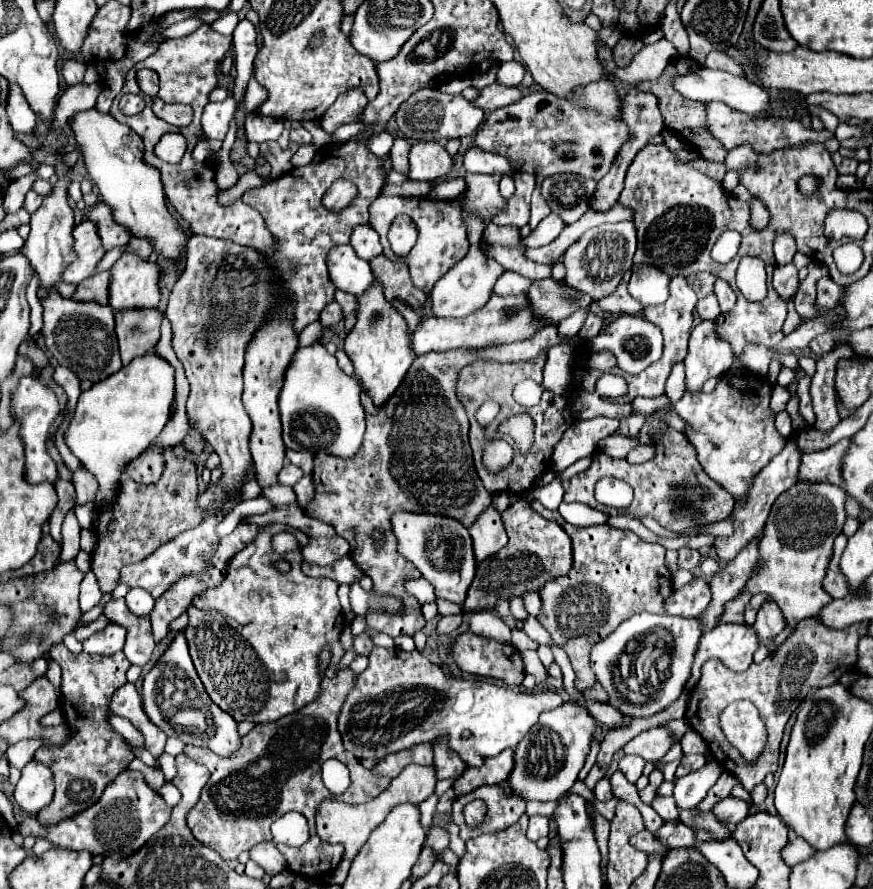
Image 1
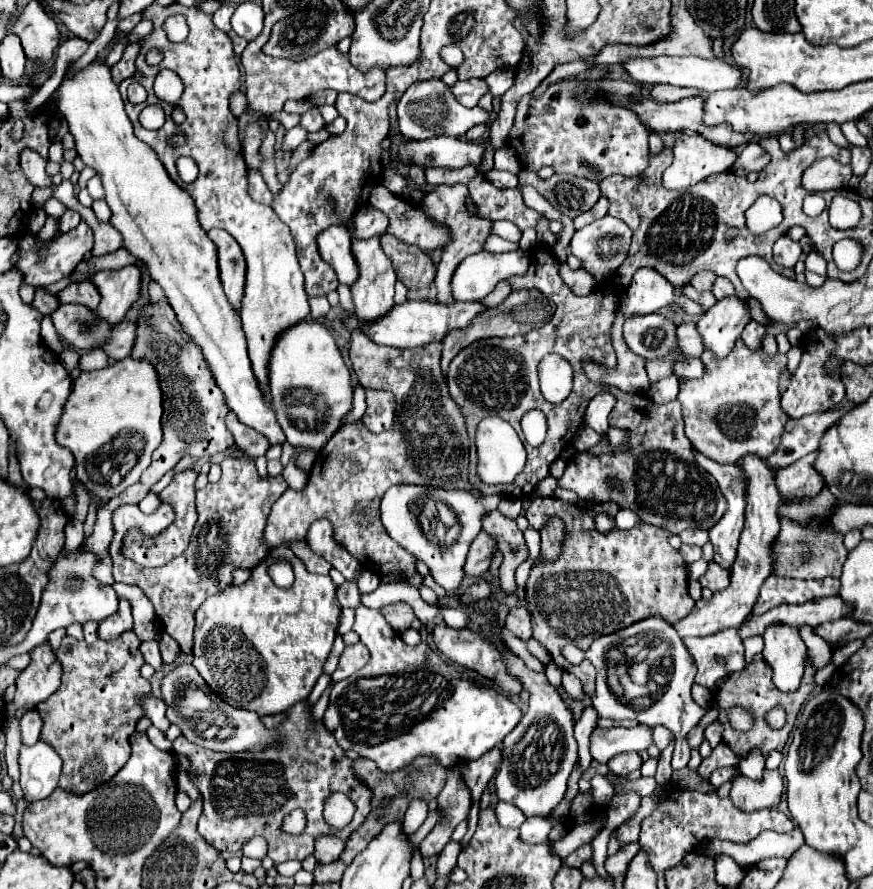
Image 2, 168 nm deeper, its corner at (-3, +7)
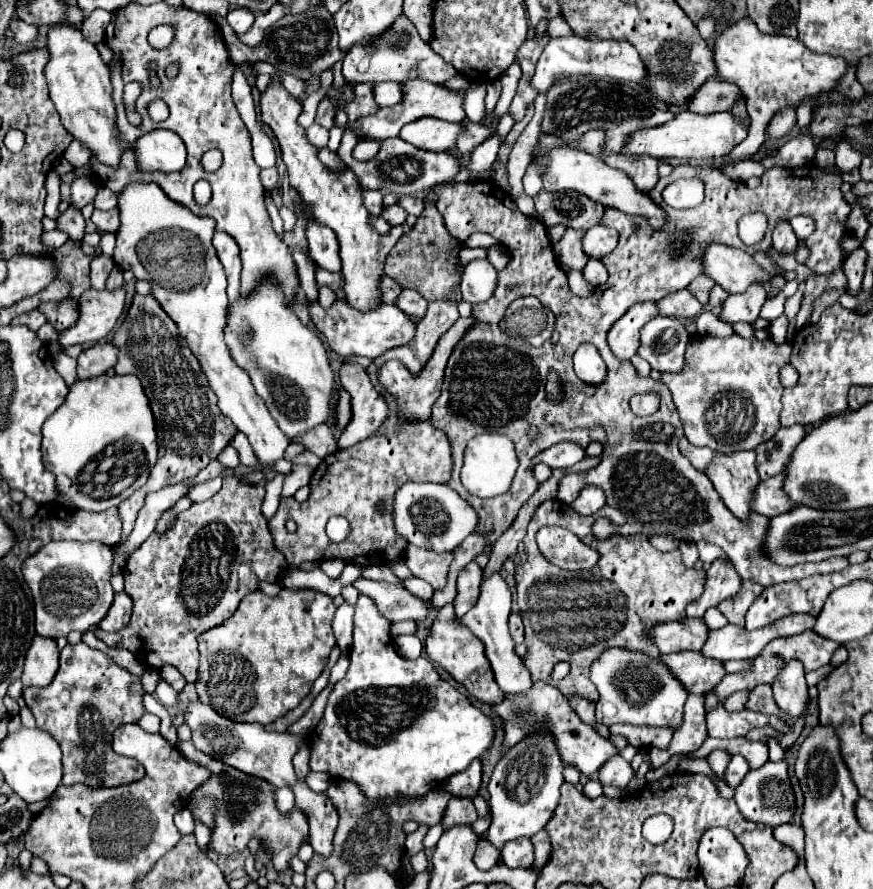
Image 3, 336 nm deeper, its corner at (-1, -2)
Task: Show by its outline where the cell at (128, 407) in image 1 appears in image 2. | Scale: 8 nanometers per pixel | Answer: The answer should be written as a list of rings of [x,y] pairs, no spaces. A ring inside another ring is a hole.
[[[125,358],[109,364],[103,370],[81,372],[73,382],[71,394],[65,402],[65,410],[57,422],[55,438],[59,446],[65,446],[75,456],[75,474],[81,484],[91,490],[97,498],[115,498],[131,484],[141,478],[141,472],[151,464],[153,450],[161,444],[161,388],[157,382],[157,372],[147,360]]]

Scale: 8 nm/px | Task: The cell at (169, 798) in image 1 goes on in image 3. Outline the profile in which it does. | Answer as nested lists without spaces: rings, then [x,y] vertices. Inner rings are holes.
[[[185,807],[185,809],[181,809],[181,811],[175,813],[175,825],[181,831],[181,835],[193,833],[193,815],[191,815],[189,807]]]

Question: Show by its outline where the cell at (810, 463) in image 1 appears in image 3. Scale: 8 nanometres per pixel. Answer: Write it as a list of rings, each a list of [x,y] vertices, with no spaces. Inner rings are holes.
[[[779,473],[767,481],[761,481],[755,497],[753,497],[753,511],[765,515],[765,517],[775,517],[775,515],[783,515],[787,511],[791,511],[791,499],[787,499],[787,495],[783,495],[783,479],[785,473]]]

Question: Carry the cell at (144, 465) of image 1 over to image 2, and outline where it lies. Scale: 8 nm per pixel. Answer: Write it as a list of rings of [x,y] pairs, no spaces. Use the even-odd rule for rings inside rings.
[[[161,300],[155,304],[145,304],[141,308],[141,316],[137,320],[137,338],[131,350],[133,358],[145,358],[151,362],[159,376],[159,386],[163,394],[163,442],[153,452],[153,462],[141,476],[141,480],[133,486],[129,486],[123,494],[113,498],[105,508],[97,512],[95,530],[89,538],[85,538],[87,546],[97,552],[101,558],[95,566],[95,578],[97,580],[113,580],[113,562],[109,556],[109,544],[113,540],[113,512],[115,508],[123,504],[139,504],[151,486],[161,480],[165,472],[169,472],[185,454],[189,454],[189,442],[199,442],[199,456],[209,458],[217,452],[225,452],[227,446],[233,444],[233,434],[225,426],[225,416],[229,408],[225,406],[223,394],[219,386],[215,384],[215,378],[199,350],[199,346],[181,330],[181,324],[177,322],[173,308]]]

